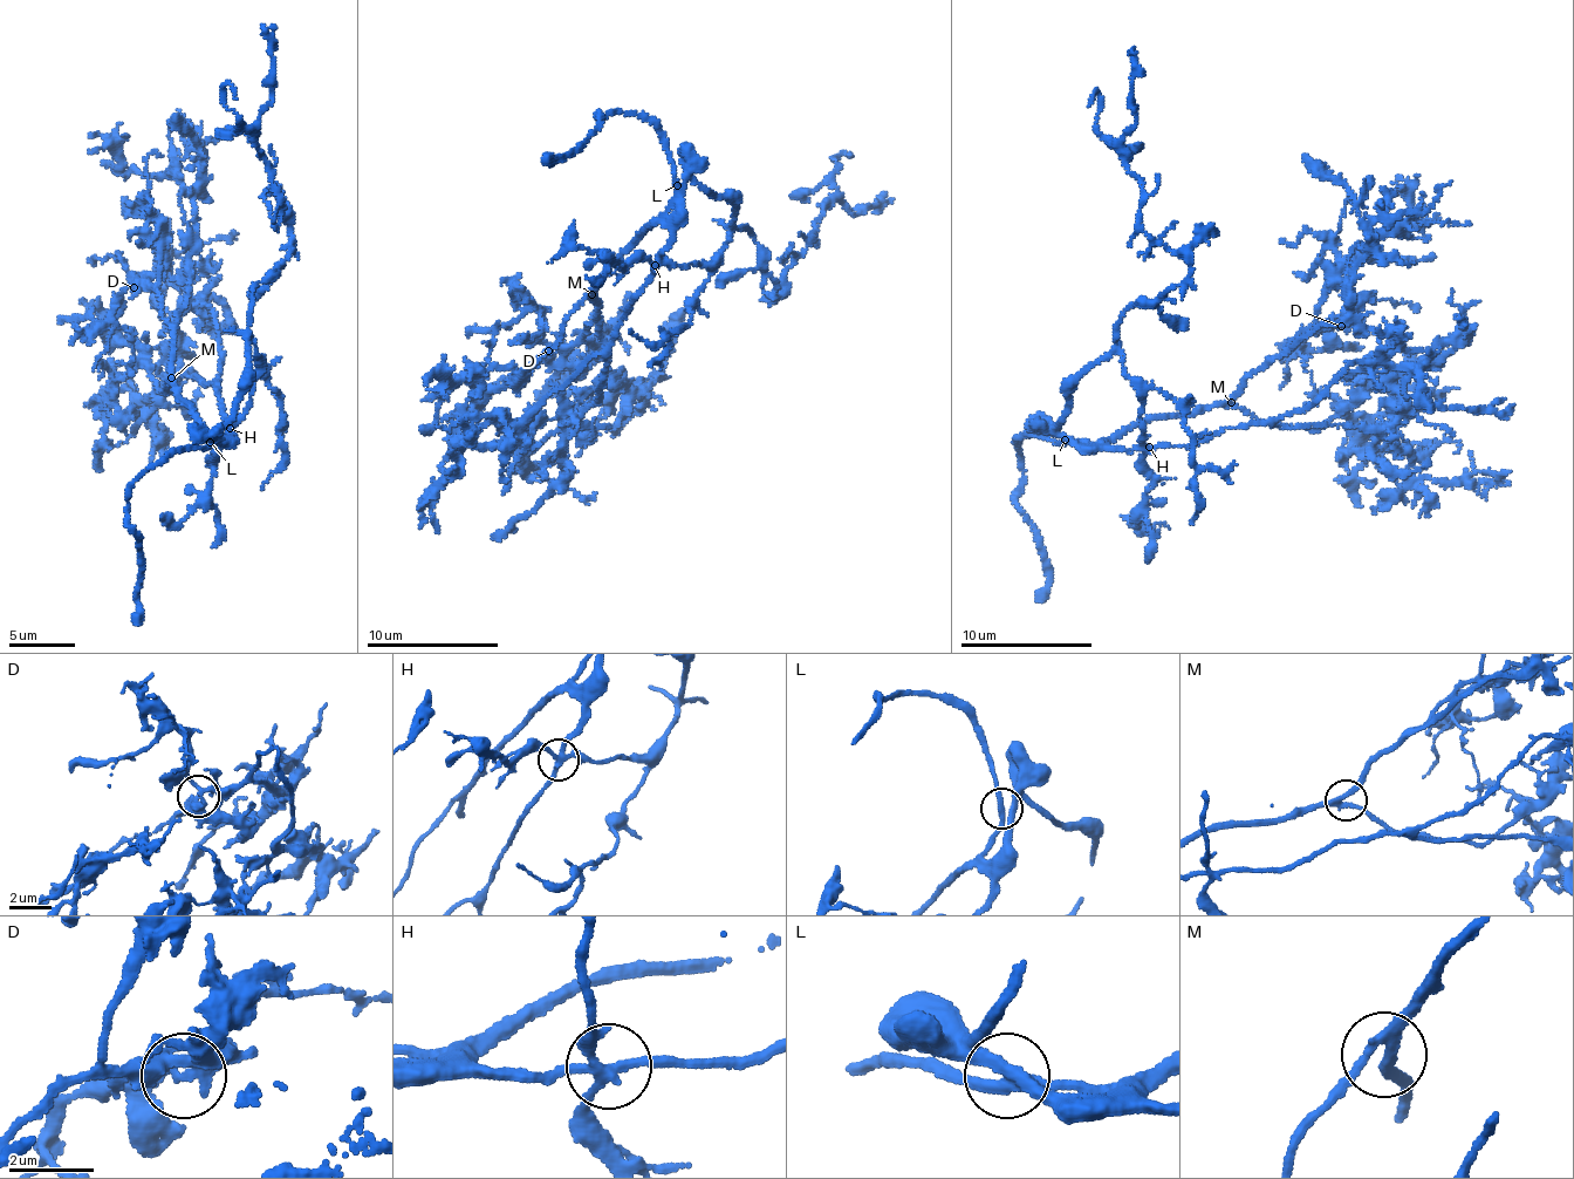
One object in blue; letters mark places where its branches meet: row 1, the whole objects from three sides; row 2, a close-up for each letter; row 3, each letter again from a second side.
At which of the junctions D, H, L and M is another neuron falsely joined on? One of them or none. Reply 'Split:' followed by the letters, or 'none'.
Split: none

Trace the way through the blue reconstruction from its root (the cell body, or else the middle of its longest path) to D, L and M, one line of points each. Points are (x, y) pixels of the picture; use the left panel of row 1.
D: (228, 424), (230, 438), (200, 430), (177, 389), (171, 372), (176, 349), (156, 292), (134, 287)
L: (228, 424), (226, 429), (232, 438), (214, 444), (210, 442)
M: (228, 424), (226, 429), (232, 438), (205, 435), (190, 407), (180, 401), (171, 377)

